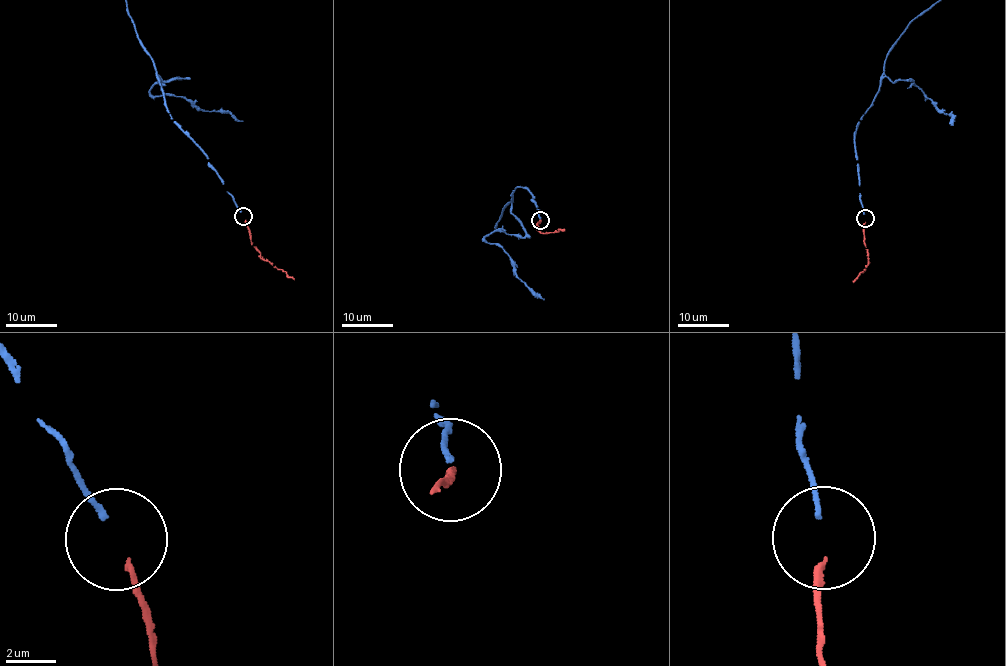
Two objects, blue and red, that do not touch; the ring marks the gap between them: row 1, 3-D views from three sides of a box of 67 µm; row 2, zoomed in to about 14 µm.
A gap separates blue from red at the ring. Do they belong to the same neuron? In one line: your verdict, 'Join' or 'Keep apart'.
Join

